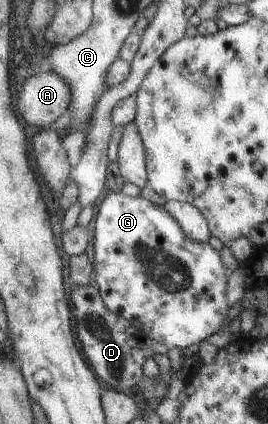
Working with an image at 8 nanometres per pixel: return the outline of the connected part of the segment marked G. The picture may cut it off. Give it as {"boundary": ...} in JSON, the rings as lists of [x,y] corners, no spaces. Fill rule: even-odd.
{"boundary":[[[110,191],[101,198],[100,210],[96,221],[94,221],[94,249],[93,277],[96,280],[95,287],[101,293],[106,307],[112,313],[127,319],[135,328],[150,337],[151,340],[160,341],[160,343],[166,344],[168,348],[180,348],[182,350],[184,347],[190,347],[194,343],[204,342],[212,334],[217,333],[223,321],[227,318],[229,309],[226,302],[226,286],[230,272],[226,271],[226,267],[222,264],[219,251],[213,249],[208,242],[202,243],[188,239],[180,224],[166,211],[164,206],[154,204],[140,195],[132,197],[127,196],[123,192]]]}

